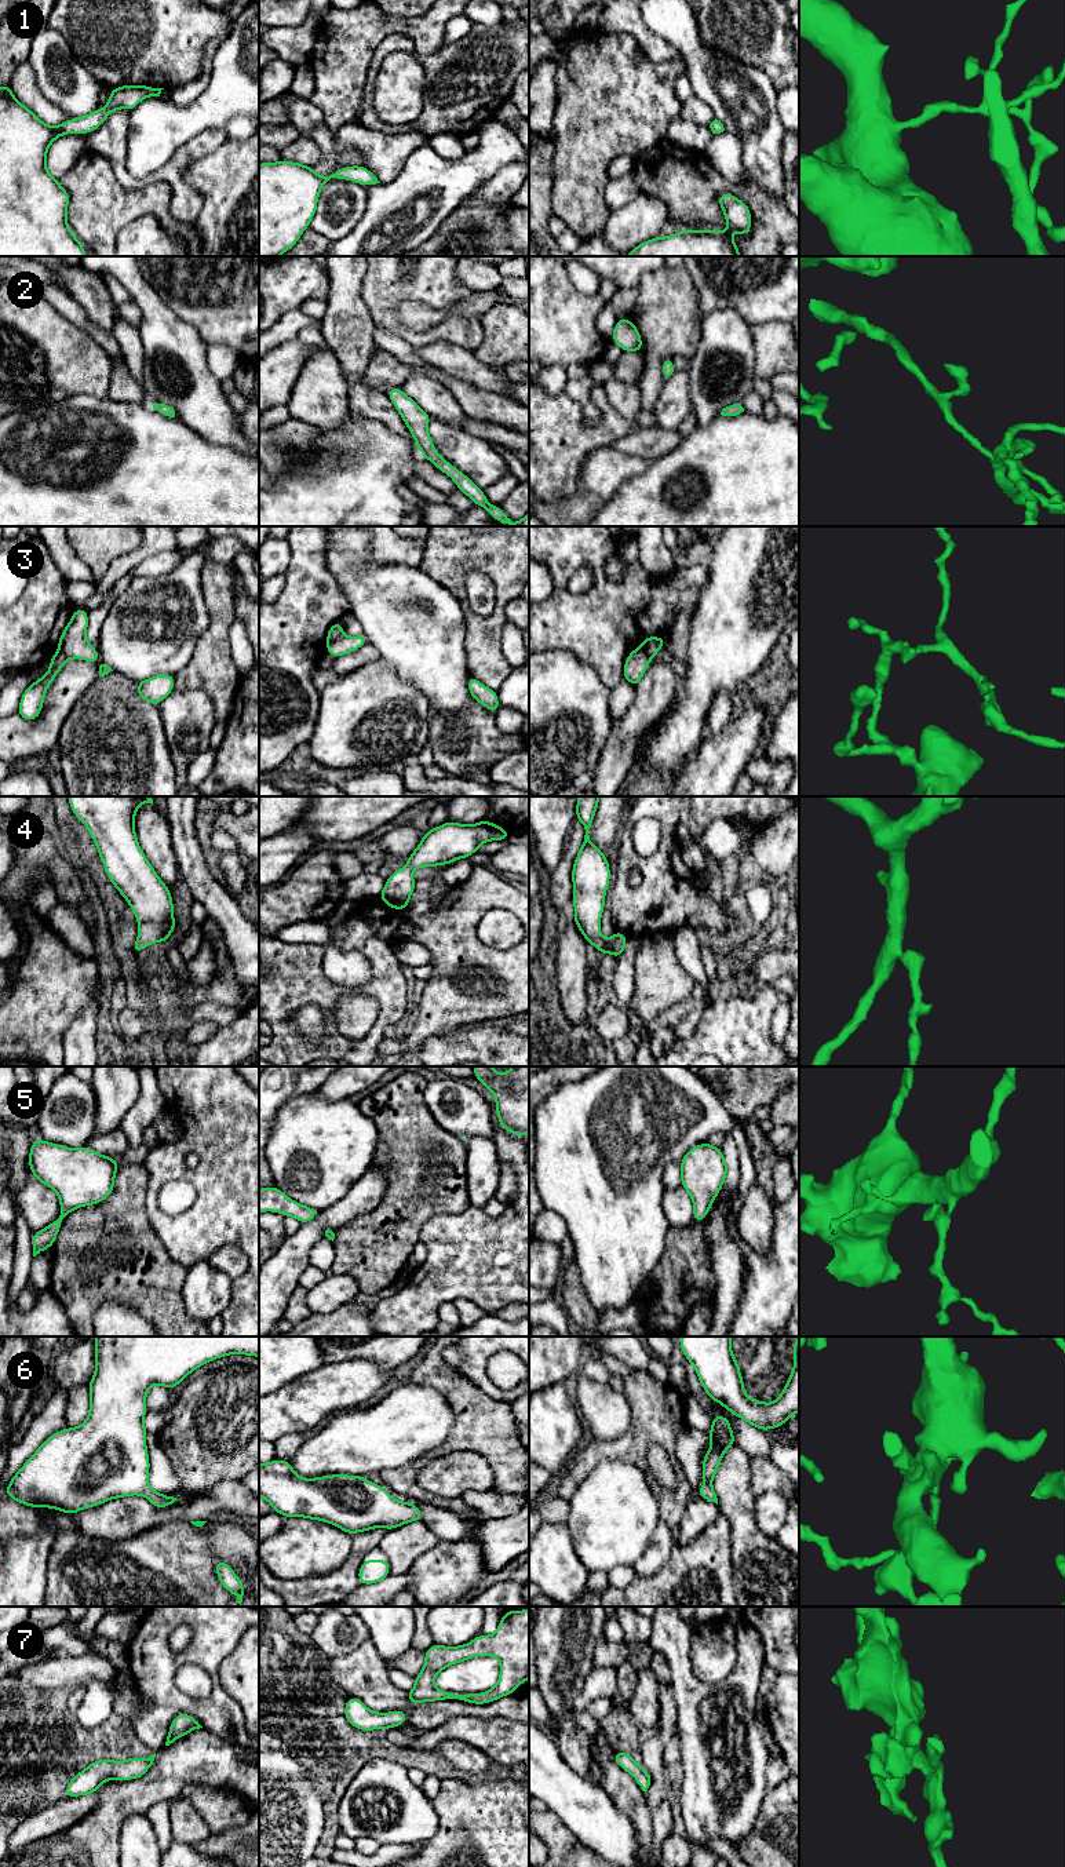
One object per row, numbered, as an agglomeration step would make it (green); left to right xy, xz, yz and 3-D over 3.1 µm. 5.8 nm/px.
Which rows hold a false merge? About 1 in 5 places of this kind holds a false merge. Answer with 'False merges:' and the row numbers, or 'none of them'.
False merges: 3

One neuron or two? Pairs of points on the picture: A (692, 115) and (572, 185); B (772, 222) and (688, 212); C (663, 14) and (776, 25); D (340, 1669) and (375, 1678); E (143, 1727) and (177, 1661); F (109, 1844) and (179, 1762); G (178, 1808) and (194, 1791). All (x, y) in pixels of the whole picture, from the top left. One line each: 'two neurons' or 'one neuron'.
A: two neurons
B: one neuron
C: two neurons
D: one neuron
E: one neuron
F: one neuron
G: two neurons

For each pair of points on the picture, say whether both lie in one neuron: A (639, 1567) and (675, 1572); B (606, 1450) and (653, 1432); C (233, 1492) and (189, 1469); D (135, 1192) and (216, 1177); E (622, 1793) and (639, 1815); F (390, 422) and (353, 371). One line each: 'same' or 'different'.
A: different
B: same
C: different
D: different
E: same
F: same

